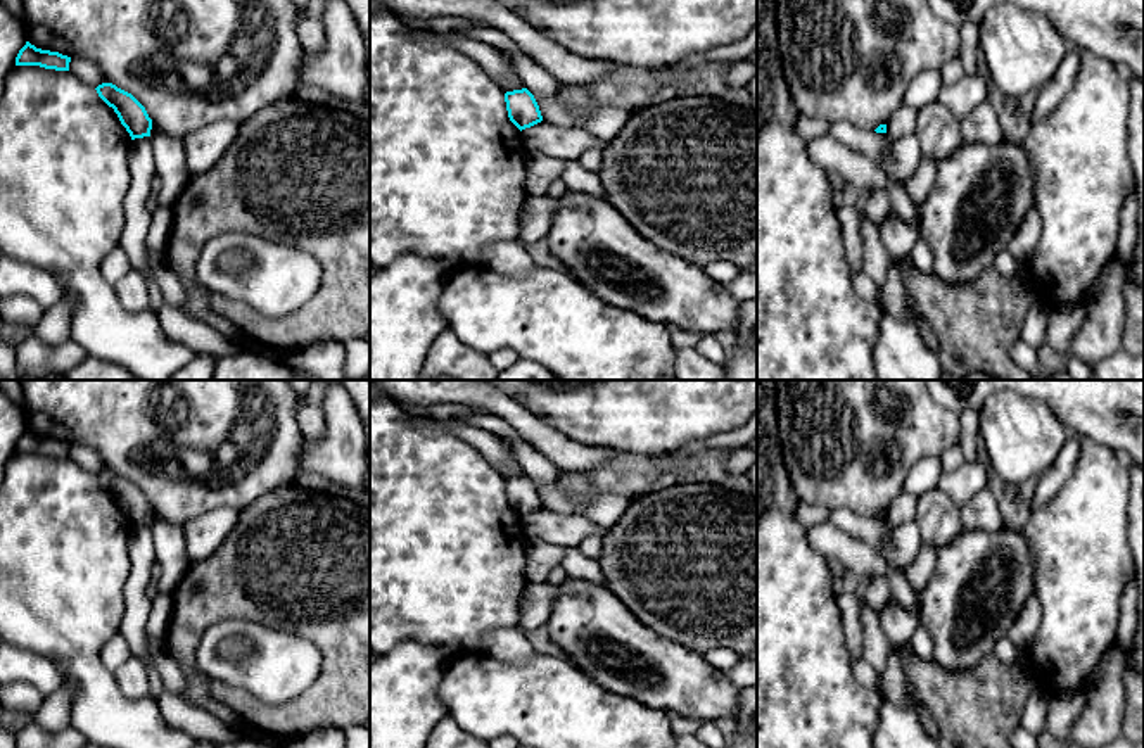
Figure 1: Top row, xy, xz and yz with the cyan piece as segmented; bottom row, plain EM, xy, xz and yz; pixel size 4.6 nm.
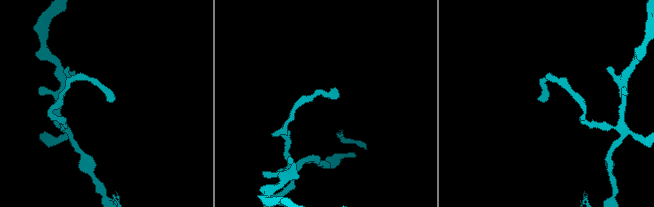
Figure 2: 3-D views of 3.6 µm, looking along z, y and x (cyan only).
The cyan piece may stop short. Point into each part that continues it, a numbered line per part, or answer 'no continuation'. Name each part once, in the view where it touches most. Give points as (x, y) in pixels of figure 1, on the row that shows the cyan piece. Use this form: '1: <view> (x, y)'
no continuation

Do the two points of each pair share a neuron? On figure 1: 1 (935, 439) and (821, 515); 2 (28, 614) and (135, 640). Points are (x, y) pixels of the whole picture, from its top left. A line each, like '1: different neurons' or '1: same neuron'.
1: different neurons
2: different neurons

